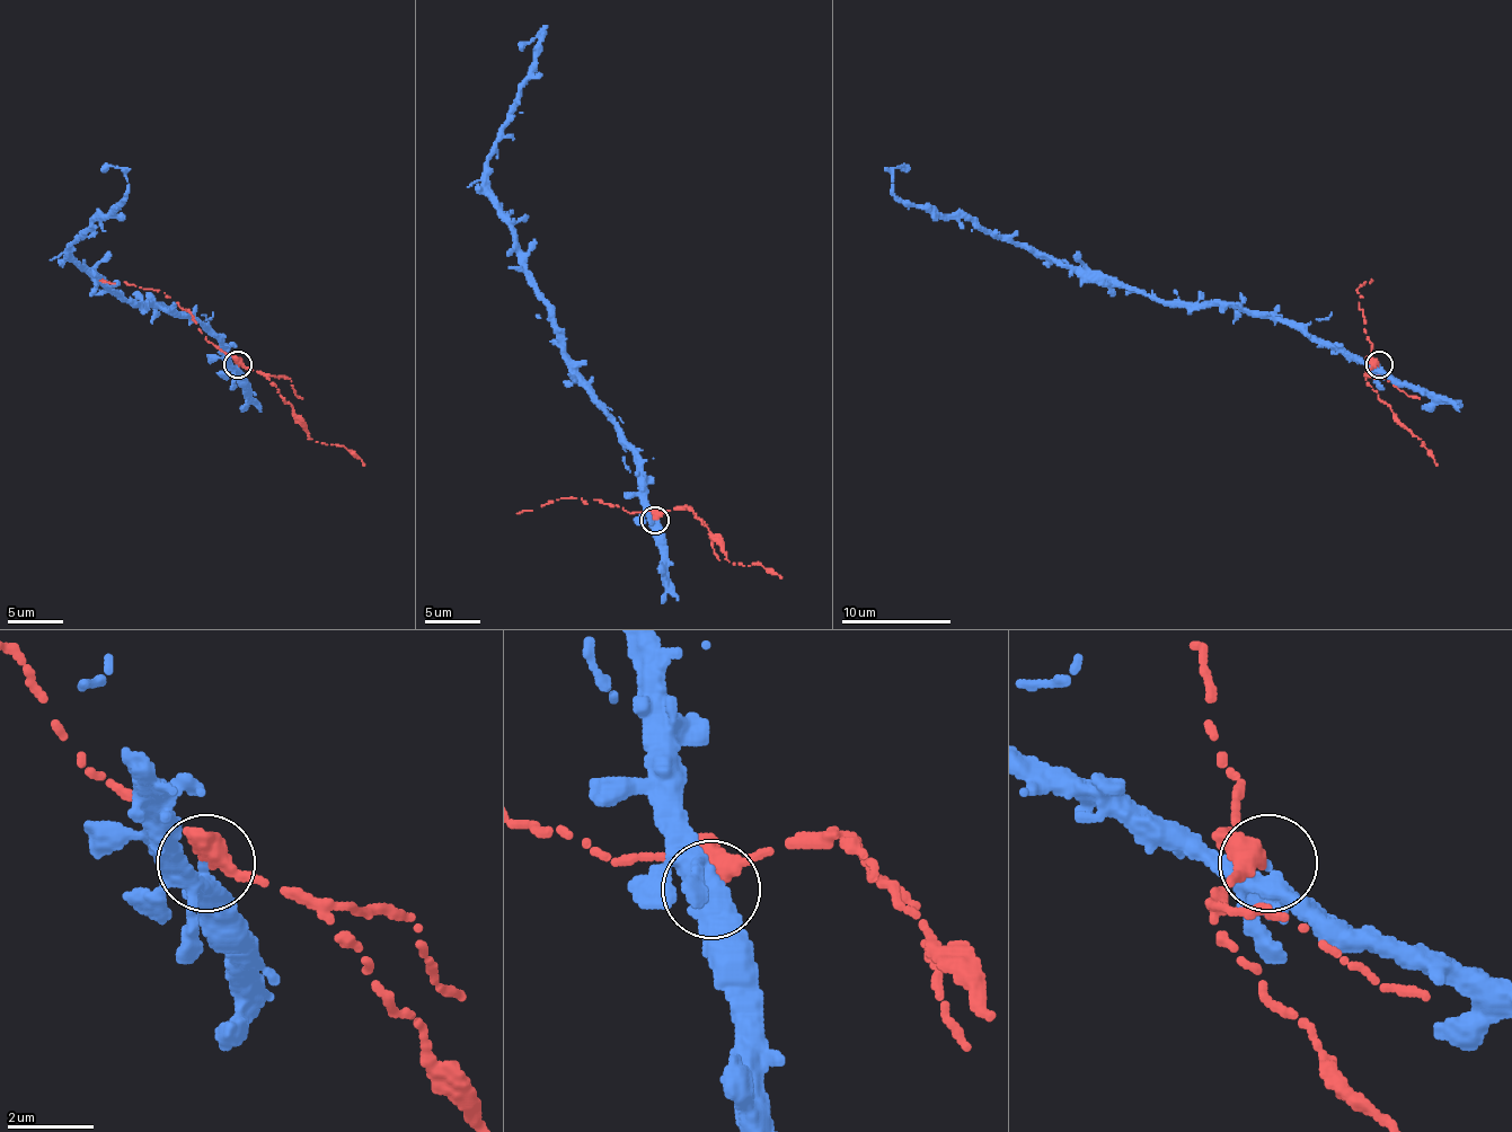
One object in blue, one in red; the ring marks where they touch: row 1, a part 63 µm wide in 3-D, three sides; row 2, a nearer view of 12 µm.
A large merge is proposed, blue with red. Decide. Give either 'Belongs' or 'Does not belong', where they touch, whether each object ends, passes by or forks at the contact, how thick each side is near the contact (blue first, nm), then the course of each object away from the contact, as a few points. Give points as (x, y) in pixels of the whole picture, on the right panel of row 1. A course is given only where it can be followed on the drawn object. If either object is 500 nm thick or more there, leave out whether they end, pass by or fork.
Does not belong. Place: (1379, 364). At the ring blue passes by. At the ring red passes by. Thickness 360 nm (blue) against 380 nm. Course of blue: (1379, 365), (1232, 304), (1164, 304), (963, 217), (940, 217), (893, 194), (893, 169), (908, 173). Course of red: (1379, 362), (1364, 379), (1393, 415), (1425, 445), (1437, 465)

